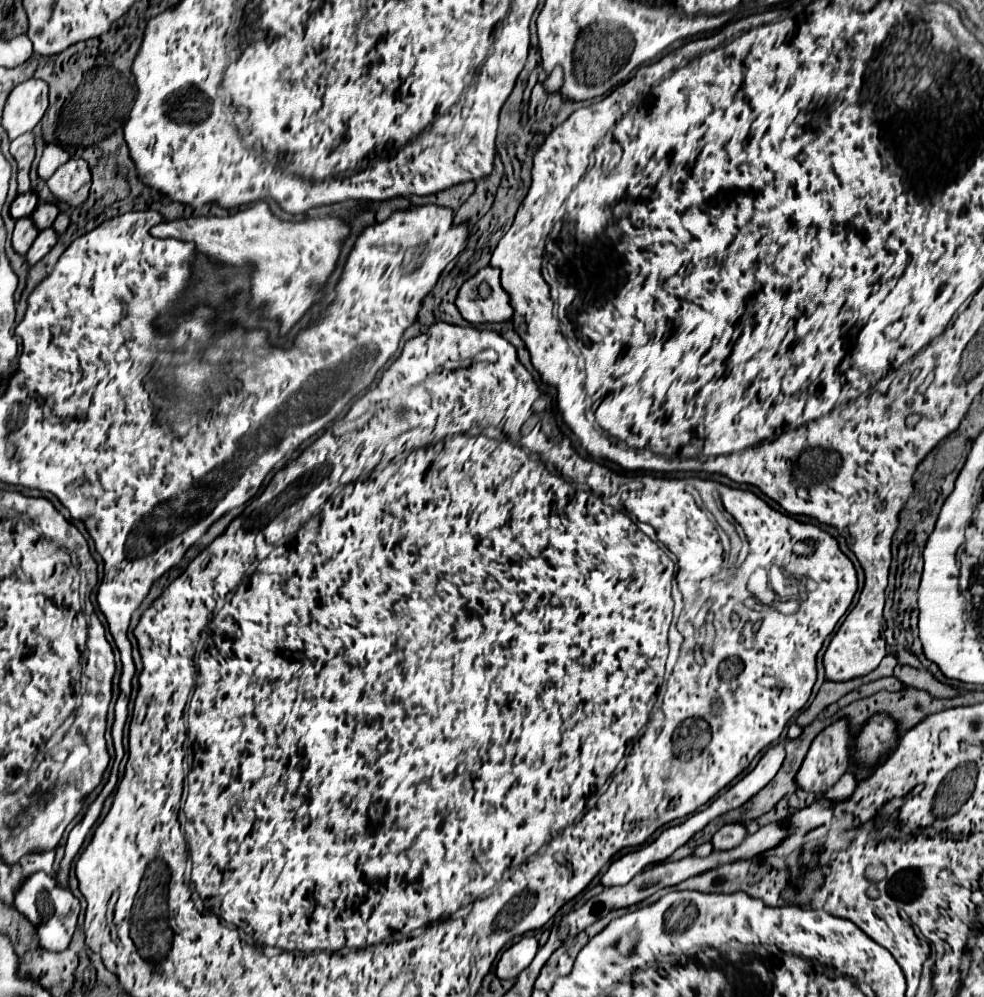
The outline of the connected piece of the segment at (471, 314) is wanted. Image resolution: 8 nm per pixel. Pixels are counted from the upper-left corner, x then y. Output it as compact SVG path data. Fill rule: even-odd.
M485 267L463 283L457 297L457 307L473 325L499 323L513 317L509 295L501 289L499 271L495 267Z

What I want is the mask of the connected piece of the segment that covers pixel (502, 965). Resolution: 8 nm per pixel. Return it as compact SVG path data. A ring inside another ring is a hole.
M523 937L515 945L511 945L497 963L497 977L501 979L517 979L517 975L531 965L535 953L539 949L539 943L535 937Z

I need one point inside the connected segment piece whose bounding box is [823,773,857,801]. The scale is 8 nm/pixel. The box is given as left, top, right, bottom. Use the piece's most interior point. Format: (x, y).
(845, 785)

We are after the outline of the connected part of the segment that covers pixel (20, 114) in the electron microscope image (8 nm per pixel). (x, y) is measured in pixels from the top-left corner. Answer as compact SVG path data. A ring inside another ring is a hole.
M27 79L19 83L7 97L1 125L9 139L31 131L47 109L47 83L41 79Z

